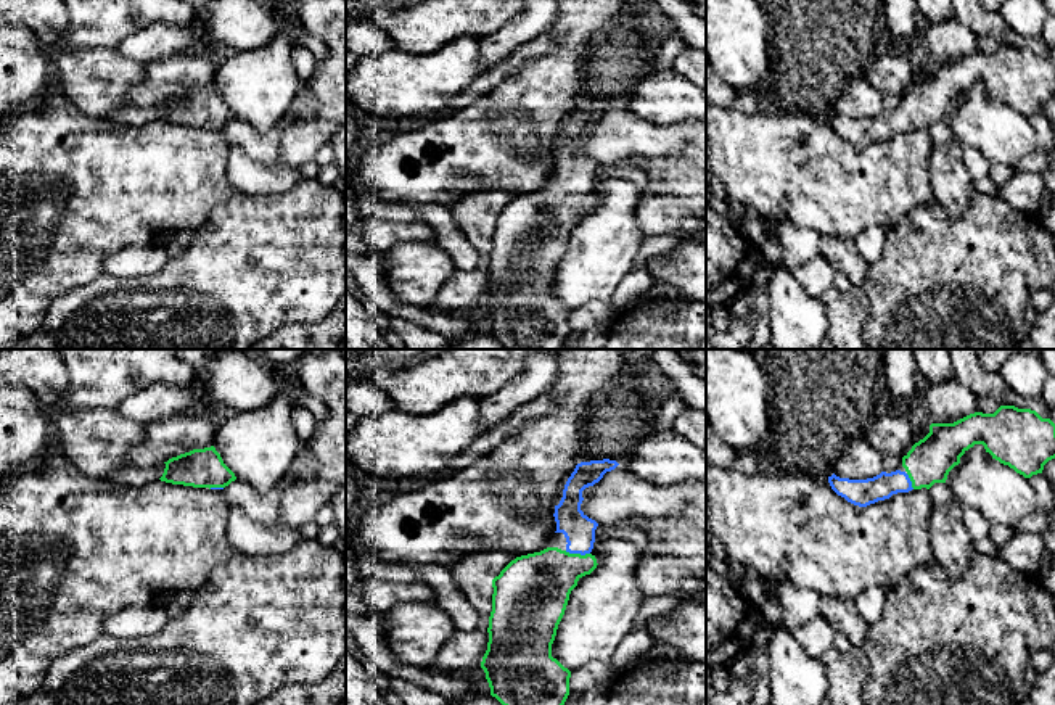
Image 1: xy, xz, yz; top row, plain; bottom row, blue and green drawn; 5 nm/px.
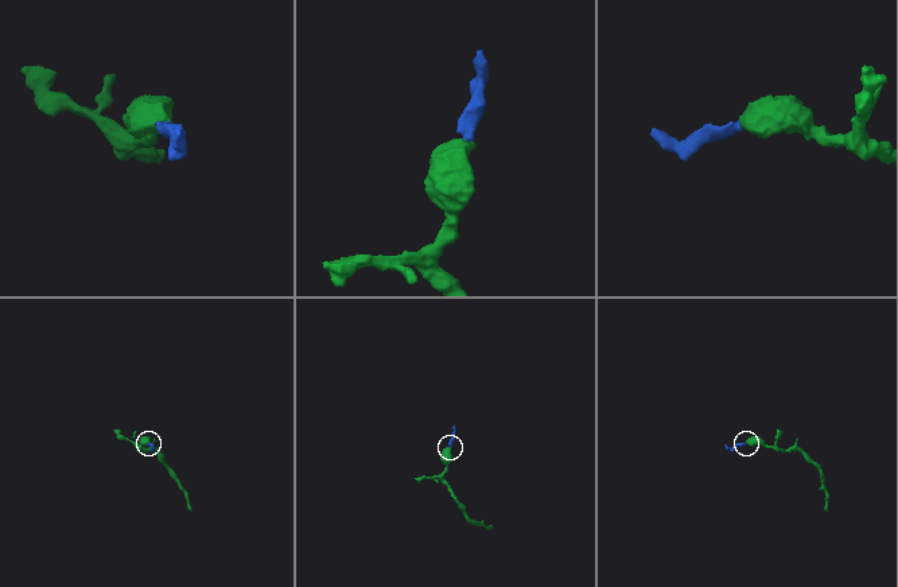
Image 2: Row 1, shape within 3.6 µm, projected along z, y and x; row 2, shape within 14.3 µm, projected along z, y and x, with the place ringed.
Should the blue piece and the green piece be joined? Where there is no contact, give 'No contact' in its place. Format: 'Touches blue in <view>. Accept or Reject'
Touches blue in xz. Accept

